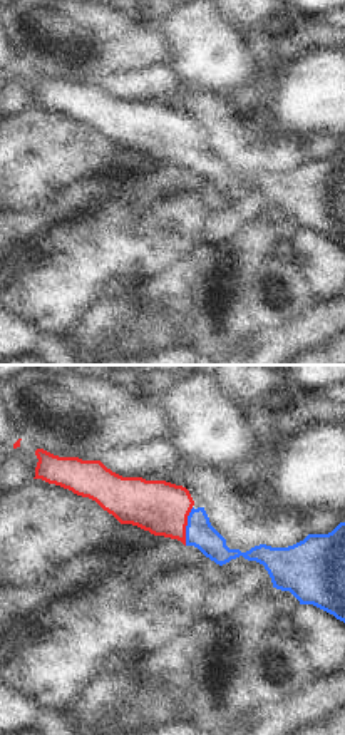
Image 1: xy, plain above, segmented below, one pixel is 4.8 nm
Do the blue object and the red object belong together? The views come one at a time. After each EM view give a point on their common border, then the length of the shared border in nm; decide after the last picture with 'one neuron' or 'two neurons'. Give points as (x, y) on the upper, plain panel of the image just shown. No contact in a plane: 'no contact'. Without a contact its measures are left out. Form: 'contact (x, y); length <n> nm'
contact (186, 151); length 190 nm

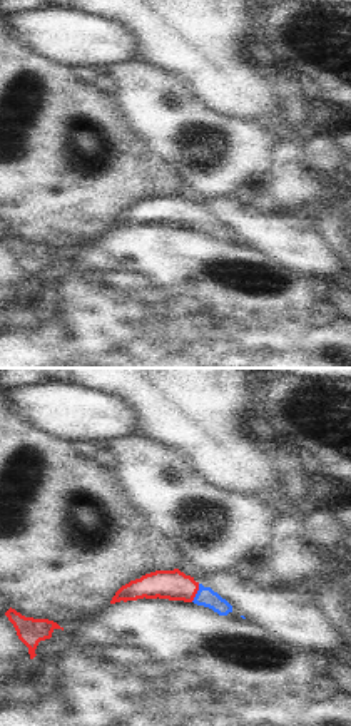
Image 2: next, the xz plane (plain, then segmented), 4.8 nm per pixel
contact (198, 218); length 100 nm

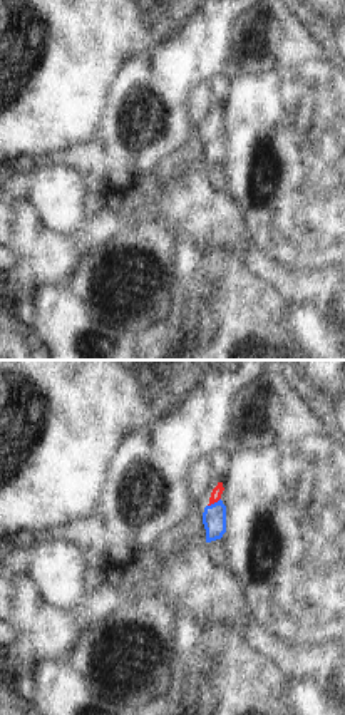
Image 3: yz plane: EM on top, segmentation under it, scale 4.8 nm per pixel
contact (215, 128); length 80 nm

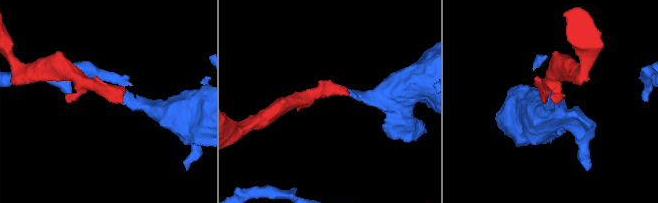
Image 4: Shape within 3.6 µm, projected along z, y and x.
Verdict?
one neuron

